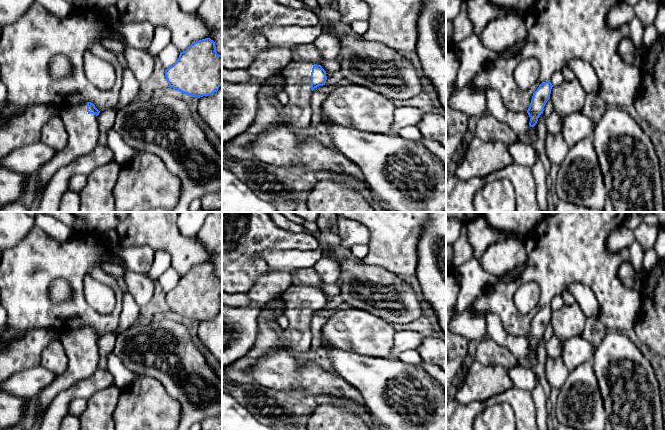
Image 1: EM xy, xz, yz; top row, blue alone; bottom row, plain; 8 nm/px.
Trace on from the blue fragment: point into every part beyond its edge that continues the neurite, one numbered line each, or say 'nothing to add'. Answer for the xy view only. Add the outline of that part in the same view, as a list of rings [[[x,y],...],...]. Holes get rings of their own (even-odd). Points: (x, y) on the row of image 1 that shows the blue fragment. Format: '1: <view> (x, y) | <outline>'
1: xy (82, 128) | [[[87,103],[76,105],[61,105],[58,107],[61,118],[68,134],[67,146],[56,154],[38,170],[37,198],[29,207],[35,212],[41,202],[46,185],[54,174],[75,158],[92,151],[98,144],[99,126],[97,116],[87,112]]]

